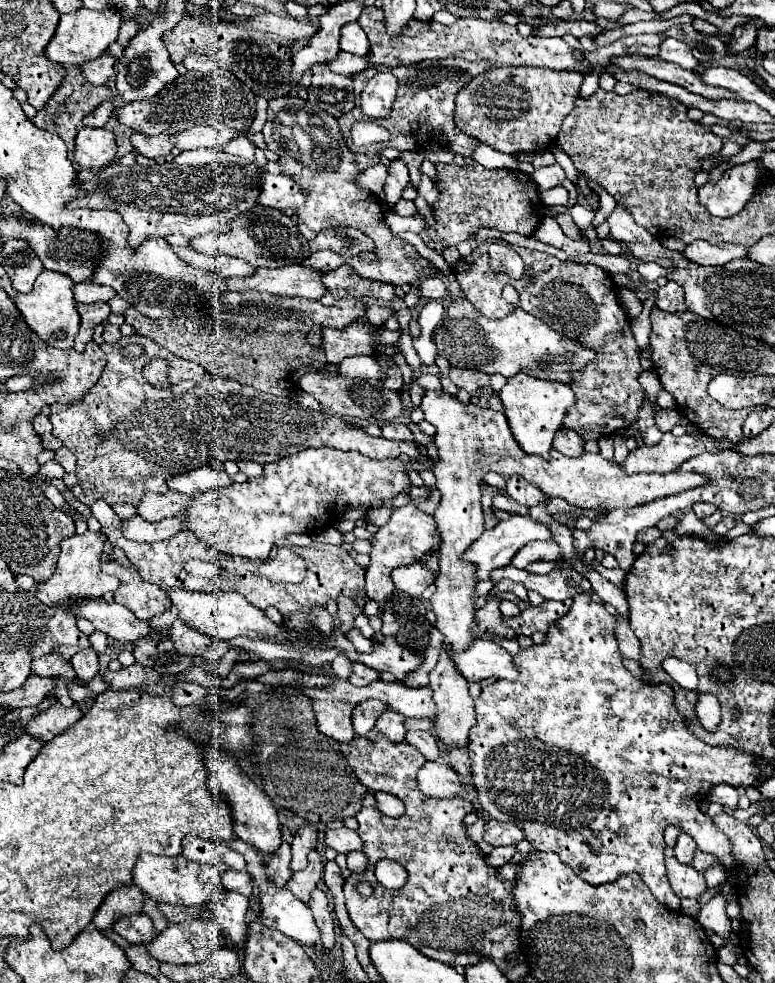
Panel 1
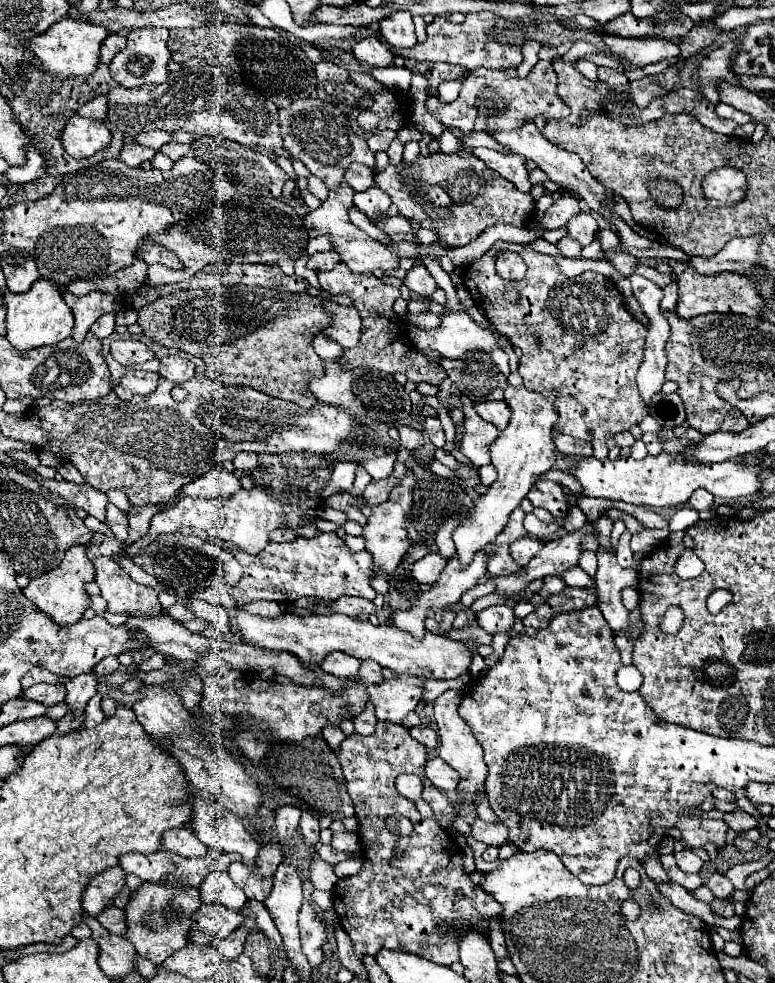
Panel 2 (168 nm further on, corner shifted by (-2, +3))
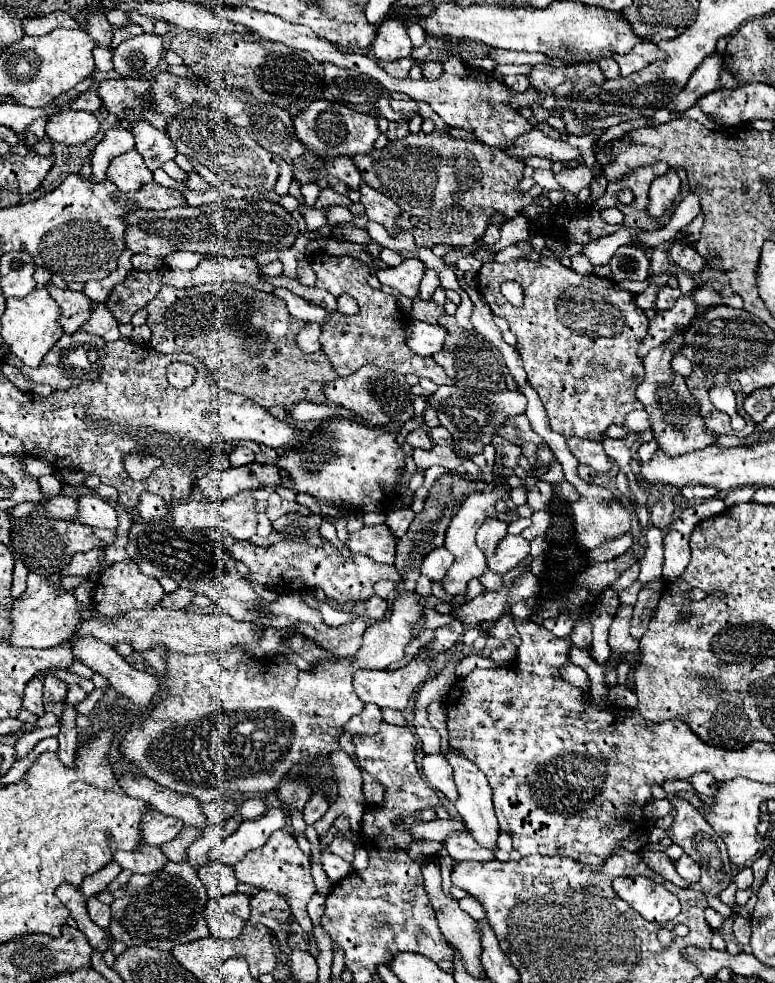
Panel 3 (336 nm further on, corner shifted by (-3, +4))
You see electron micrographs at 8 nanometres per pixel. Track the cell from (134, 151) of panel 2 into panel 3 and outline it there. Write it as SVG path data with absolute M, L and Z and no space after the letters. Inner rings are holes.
M137 150L125 152L111 160L107 168L107 178L123 192L141 190L147 182L153 182L153 172L145 166L143 156Z

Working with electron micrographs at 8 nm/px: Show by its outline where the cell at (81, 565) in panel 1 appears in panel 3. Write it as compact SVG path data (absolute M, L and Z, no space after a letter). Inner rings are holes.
M29 574L25 594L13 602L13 612L11 612L13 634L9 642L13 646L53 648L65 642L69 636L73 636L79 620L81 620L81 614L79 614L77 598L71 590L65 590L61 582L53 582L53 584L47 582L47 576Z

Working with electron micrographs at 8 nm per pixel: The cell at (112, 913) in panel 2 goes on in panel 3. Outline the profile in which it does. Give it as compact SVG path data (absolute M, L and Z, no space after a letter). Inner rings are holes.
M89 898L89 900L87 900L87 910L89 910L89 914L91 914L91 920L93 920L97 926L101 926L103 930L109 928L109 922L111 922L111 906L99 902L97 898Z

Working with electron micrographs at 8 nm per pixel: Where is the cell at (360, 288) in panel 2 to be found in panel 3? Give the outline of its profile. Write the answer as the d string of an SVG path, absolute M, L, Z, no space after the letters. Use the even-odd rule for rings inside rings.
M315 254L313 256L313 272L317 274L317 288L325 288L333 296L351 294L359 304L359 314L349 316L347 322L351 322L351 330L339 328L339 318L327 318L327 326L321 332L321 346L323 352L329 356L335 372L339 376L349 376L355 370L359 370L365 364L375 364L389 368L399 374L415 374L431 378L435 384L453 384L453 380L447 376L447 372L431 358L417 356L409 346L405 332L405 316L397 308L397 298L393 294L385 294L383 290L375 290L369 286L369 268L355 258L349 256L329 256L329 254Z

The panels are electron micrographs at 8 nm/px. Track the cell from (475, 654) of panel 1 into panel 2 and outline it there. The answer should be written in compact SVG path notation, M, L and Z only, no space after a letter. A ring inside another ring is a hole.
M230 611L230 621L240 627L240 637L244 637L248 643L274 649L274 651L288 651L296 655L298 659L306 663L320 663L324 655L342 651L356 659L372 659L382 667L392 669L394 673L406 673L426 679L456 679L464 671L468 671L472 663L470 649L460 643L452 641L442 635L426 633L422 641L414 639L412 635L390 627L390 625L378 625L374 627L368 621L358 621L356 617L340 615L340 613L326 613L326 615L310 615L300 617L294 613L280 615L276 619L264 619L258 615L250 615L246 611Z

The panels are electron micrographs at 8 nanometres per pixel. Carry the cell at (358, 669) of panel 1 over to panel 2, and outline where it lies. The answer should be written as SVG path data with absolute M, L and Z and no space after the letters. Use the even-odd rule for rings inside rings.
M346 653L326 655L326 659L322 659L322 663L320 663L320 669L322 669L324 673L336 675L336 677L340 677L340 679L356 677L354 673L358 671L358 659L346 655Z

